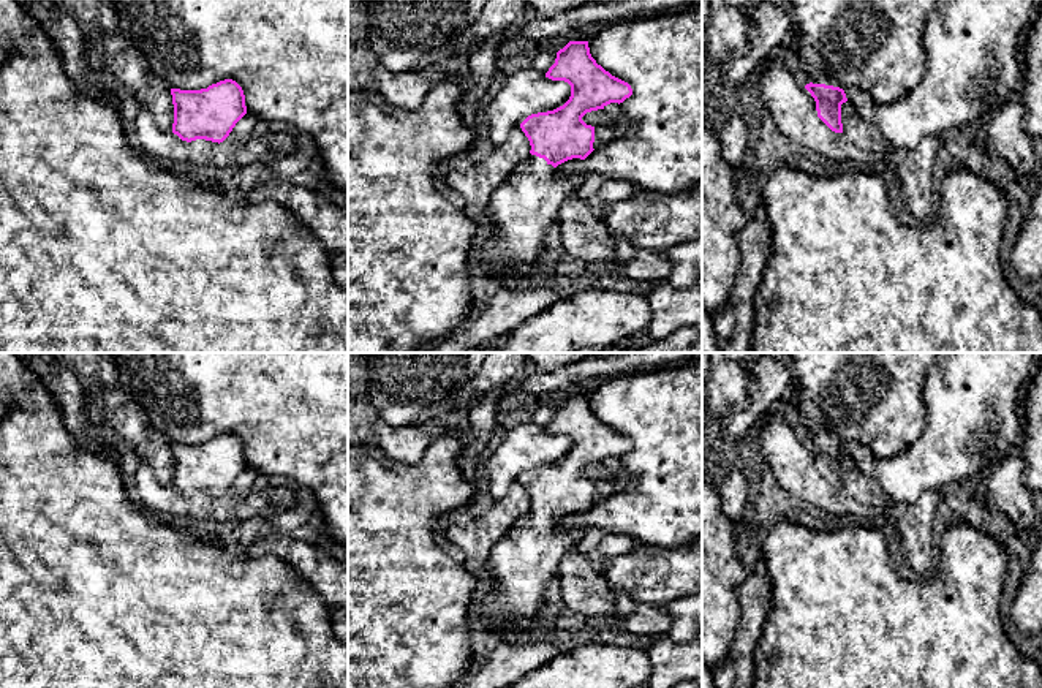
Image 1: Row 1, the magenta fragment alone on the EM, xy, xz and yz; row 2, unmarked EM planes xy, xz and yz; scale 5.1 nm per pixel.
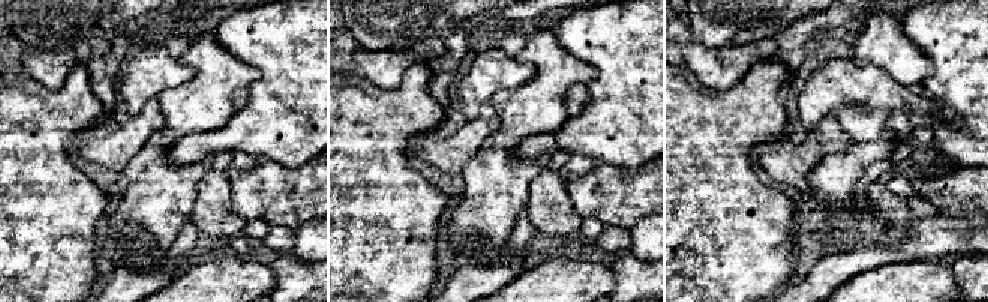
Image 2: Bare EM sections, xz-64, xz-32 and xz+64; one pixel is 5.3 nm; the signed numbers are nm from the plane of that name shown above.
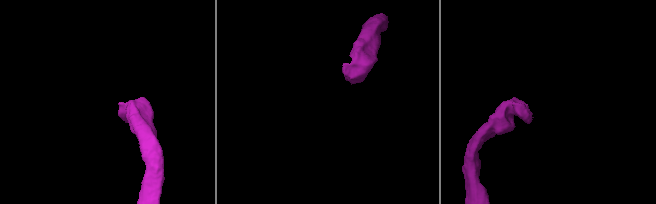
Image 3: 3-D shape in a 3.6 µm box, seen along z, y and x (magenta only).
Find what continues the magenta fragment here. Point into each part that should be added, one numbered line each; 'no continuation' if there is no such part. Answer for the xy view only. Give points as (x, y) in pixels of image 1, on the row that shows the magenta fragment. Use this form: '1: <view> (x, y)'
no continuation

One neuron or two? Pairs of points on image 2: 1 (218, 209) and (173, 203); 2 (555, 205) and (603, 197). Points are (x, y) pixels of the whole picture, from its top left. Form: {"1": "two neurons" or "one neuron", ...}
{"1": "two neurons", "2": "two neurons"}

